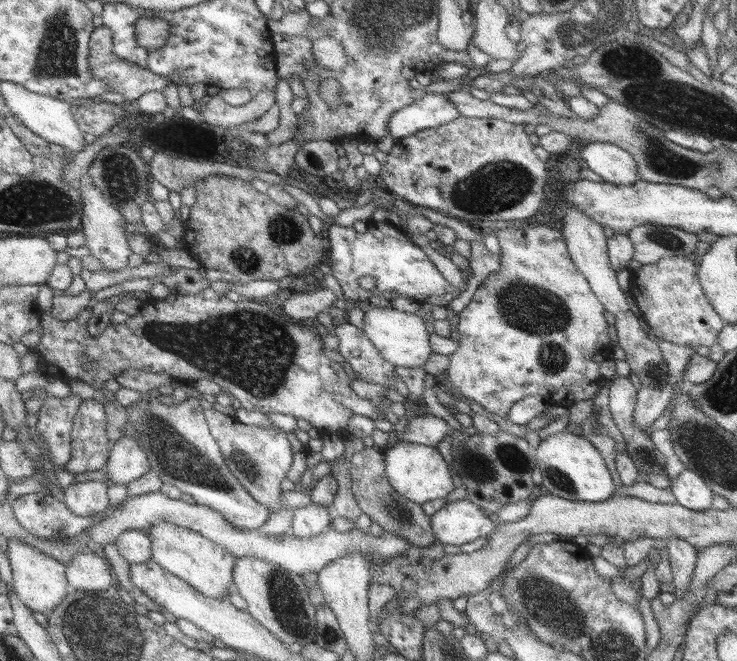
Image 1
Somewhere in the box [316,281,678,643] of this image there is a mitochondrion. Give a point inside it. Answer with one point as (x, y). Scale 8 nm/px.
(510, 455)

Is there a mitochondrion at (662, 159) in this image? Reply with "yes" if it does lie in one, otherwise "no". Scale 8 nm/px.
yes

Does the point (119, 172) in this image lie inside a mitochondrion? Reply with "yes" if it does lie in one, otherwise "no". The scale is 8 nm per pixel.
yes

